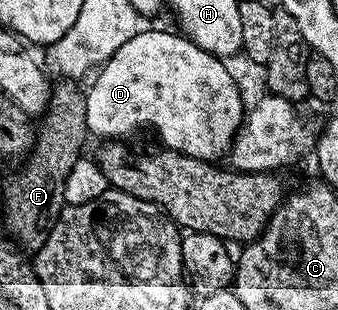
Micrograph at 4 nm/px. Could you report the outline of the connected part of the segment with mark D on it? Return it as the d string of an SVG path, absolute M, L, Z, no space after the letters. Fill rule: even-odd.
M141 30L133 38L129 38L129 42L125 42L125 46L121 46L103 65L94 73L95 81L91 84L91 89L86 89L85 95L87 98L87 131L92 137L107 136L108 141L115 142L120 138L127 138L130 132L135 132L138 128L151 127L153 131L159 135L159 140L164 149L173 152L184 152L186 156L196 156L198 160L214 161L215 156L219 156L228 151L231 143L235 140L235 135L239 132L239 127L243 125L243 117L245 115L245 105L242 96L239 93L236 82L229 76L222 59L213 54L209 54L205 50L201 50L201 46L197 46L193 41L188 40L186 35L175 32L147 32Z

